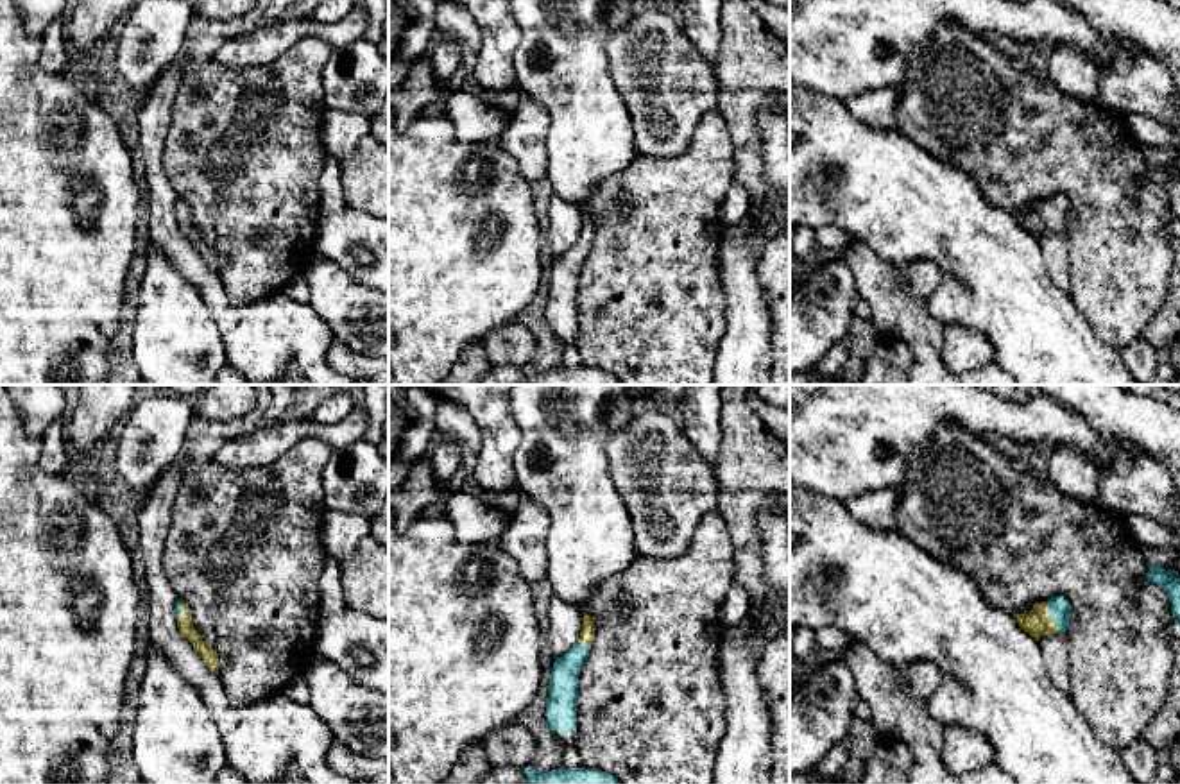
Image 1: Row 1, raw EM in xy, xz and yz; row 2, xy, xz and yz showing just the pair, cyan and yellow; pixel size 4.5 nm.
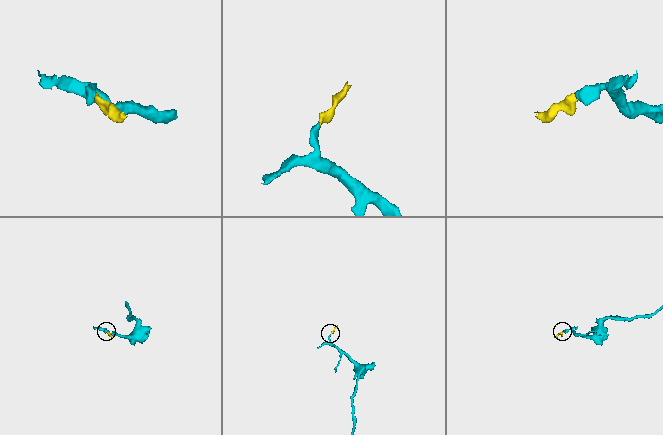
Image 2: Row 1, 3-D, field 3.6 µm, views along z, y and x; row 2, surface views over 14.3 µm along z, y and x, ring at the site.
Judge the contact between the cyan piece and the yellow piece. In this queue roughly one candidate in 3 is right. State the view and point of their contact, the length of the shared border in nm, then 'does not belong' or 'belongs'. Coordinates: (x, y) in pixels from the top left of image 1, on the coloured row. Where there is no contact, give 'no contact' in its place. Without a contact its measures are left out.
meets cyan in yz at (1050, 616); contact 150 nm long; belongs

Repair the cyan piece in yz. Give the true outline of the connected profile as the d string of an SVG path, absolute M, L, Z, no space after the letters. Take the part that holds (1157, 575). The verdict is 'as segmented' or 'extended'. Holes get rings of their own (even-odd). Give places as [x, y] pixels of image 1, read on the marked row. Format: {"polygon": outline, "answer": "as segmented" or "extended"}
{"polygon": "M1153 566L1146 573L1146 580L1162 587L1171 601L1171 614L1180 623L1180 578L1175 578L1169 571L1166 571L1162 566Z", "answer": "as segmented"}

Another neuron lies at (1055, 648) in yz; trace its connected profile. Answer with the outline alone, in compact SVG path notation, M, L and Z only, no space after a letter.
M1060 632L1046 634L1039 639L1044 655L1046 673L1051 682L1065 695L1071 695L1069 643Z

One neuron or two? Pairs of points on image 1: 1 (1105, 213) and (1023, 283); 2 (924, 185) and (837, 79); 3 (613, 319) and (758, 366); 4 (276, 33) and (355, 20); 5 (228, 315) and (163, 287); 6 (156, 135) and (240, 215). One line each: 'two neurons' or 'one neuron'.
1: two neurons
2: two neurons
3: two neurons
4: one neuron
5: two neurons
6: two neurons

